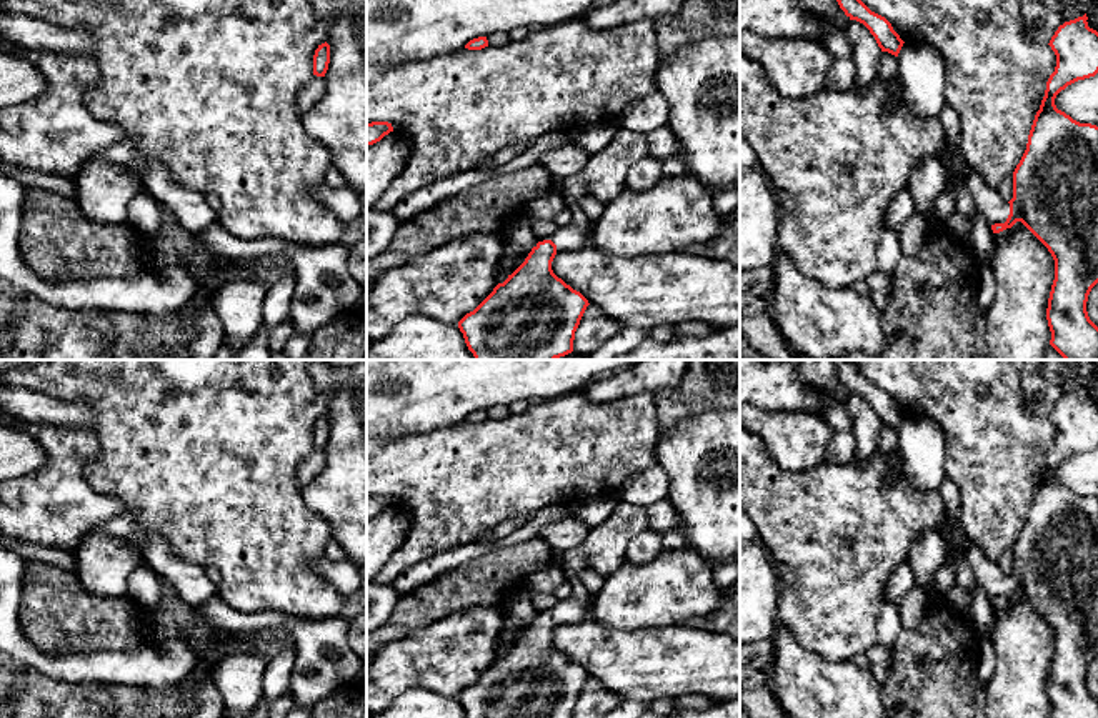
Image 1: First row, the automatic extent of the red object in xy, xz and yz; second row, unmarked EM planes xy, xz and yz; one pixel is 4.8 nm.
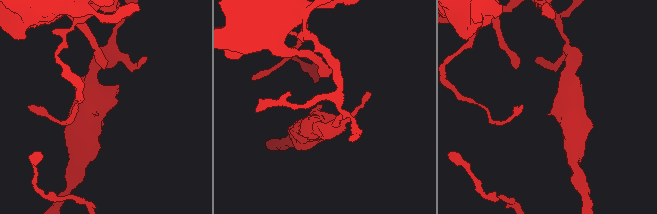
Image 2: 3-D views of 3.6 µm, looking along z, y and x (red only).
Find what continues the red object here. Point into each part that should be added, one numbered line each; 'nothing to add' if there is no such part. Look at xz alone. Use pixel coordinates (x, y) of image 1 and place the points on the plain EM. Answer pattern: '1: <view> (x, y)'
1: xz (573, 608)

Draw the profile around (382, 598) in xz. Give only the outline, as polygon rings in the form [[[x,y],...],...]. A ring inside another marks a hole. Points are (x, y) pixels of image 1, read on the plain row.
[[[367,581],[367,635],[388,621],[398,600],[392,585]]]

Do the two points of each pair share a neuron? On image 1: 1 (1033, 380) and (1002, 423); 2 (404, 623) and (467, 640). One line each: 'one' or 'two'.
1: two
2: two

